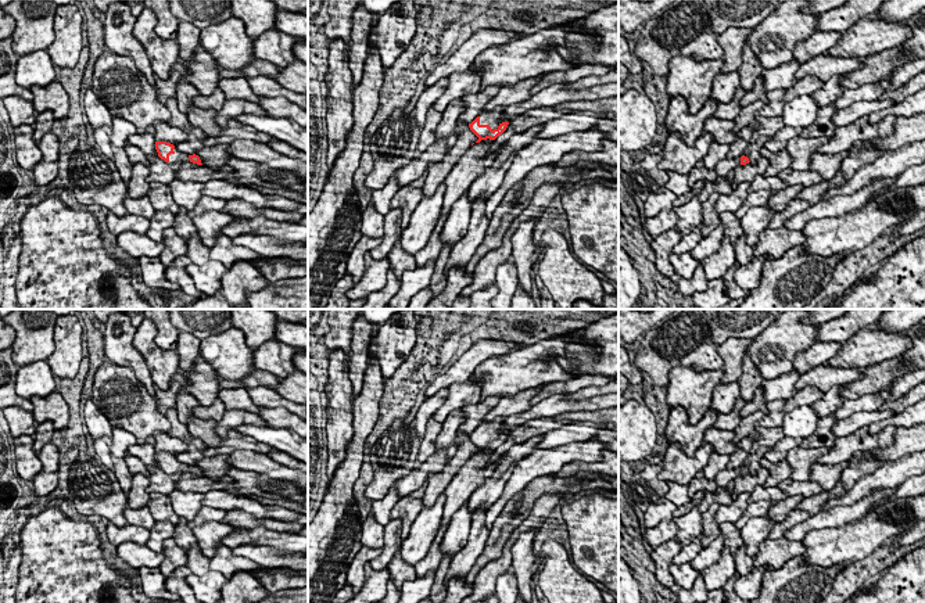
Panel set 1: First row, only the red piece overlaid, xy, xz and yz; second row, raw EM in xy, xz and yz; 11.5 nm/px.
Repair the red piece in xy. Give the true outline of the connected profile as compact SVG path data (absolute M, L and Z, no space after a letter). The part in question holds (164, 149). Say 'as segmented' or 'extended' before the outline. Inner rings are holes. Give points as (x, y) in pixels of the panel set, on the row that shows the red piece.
extended; M155 141L155 150L158 152L158 157L169 165L179 165L180 162L189 161L197 165L202 165L198 155L189 155L186 152L182 152L173 144L166 141Z

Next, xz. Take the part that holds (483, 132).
extended; M496 108L494 112L480 112L480 115L469 123L470 130L478 137L476 143L481 140L495 140L502 134L509 122L503 122L501 114L505 108Z

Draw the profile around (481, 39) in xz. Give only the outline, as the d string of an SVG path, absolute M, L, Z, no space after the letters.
M498 25L495 29L488 26L477 29L442 65L427 76L423 90L455 72L467 71L480 53L517 39L516 33L517 30L506 25Z

